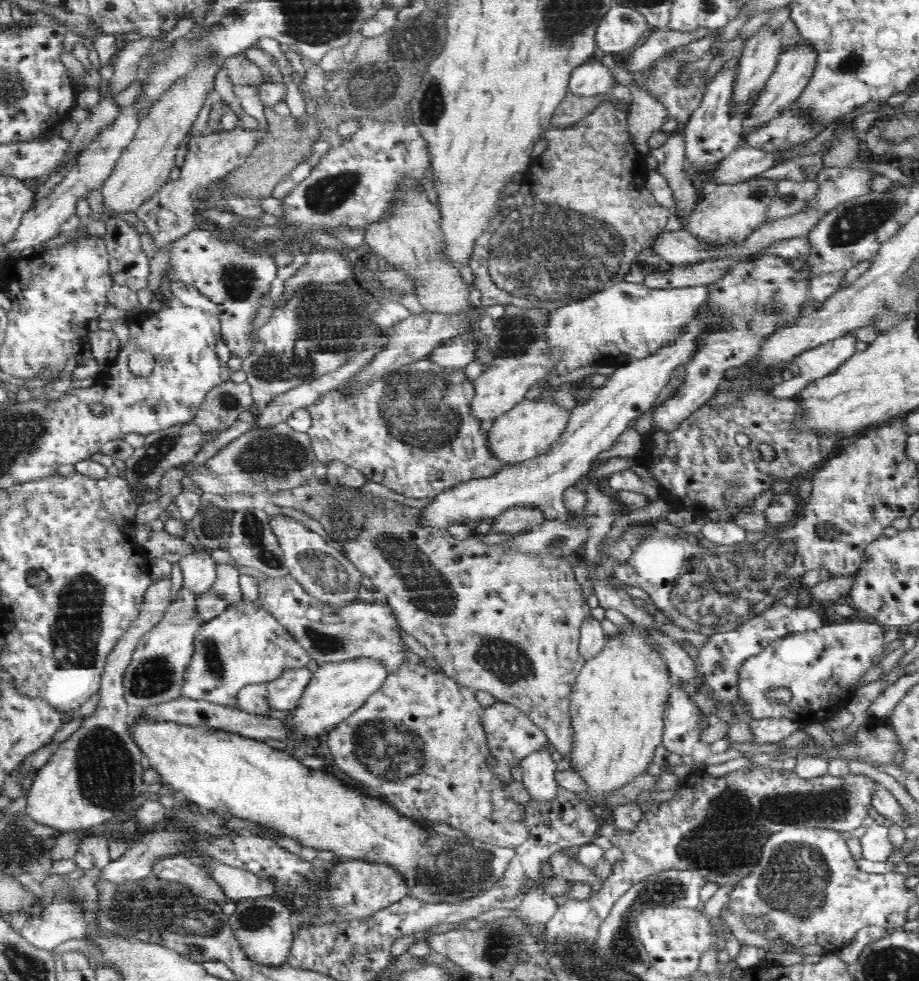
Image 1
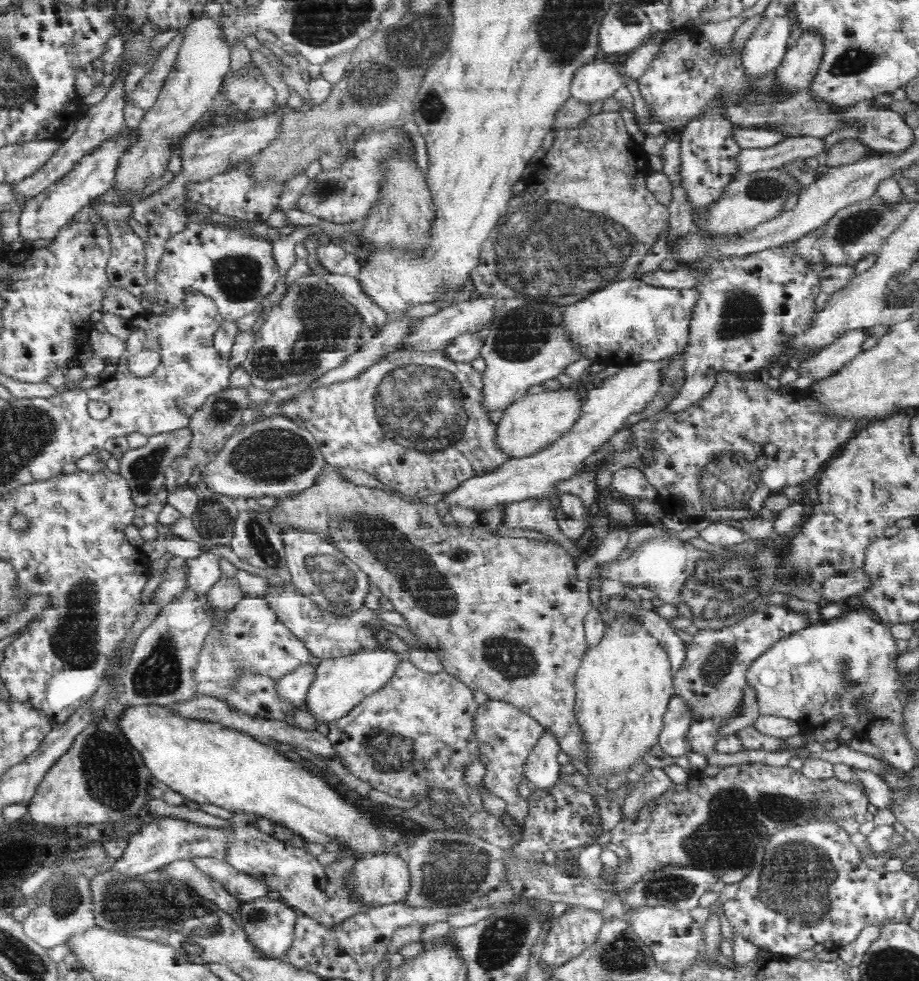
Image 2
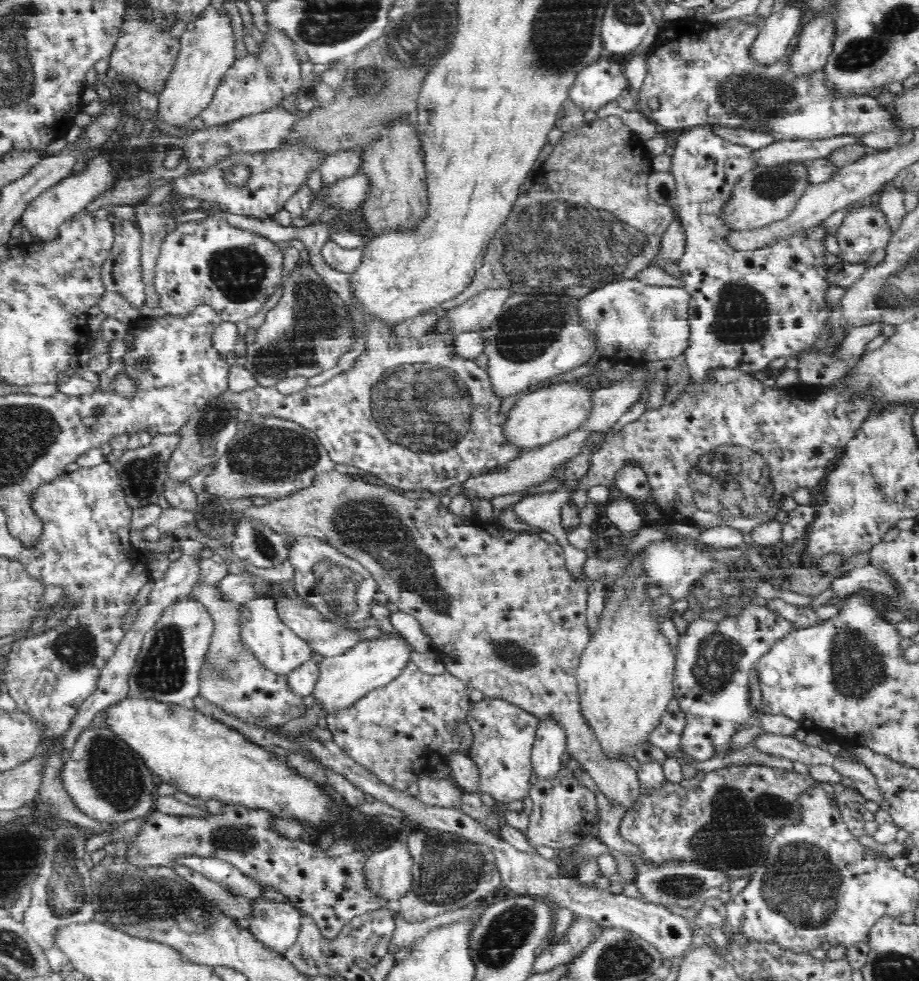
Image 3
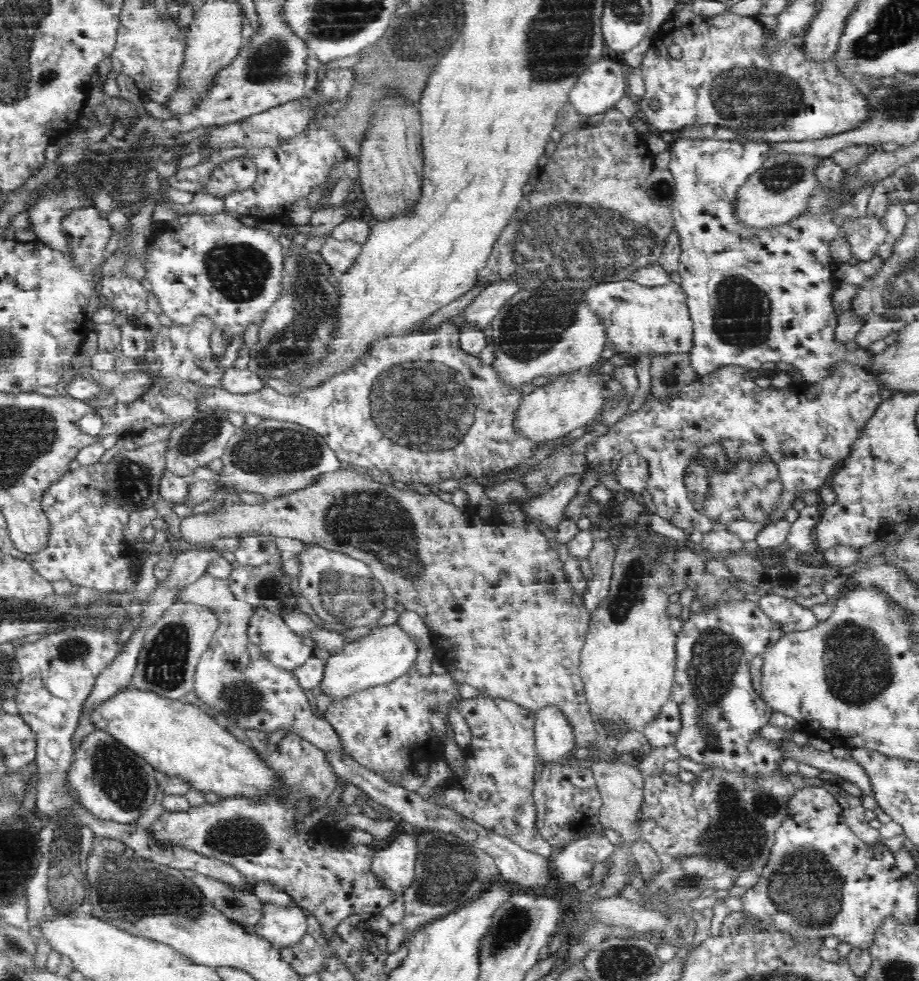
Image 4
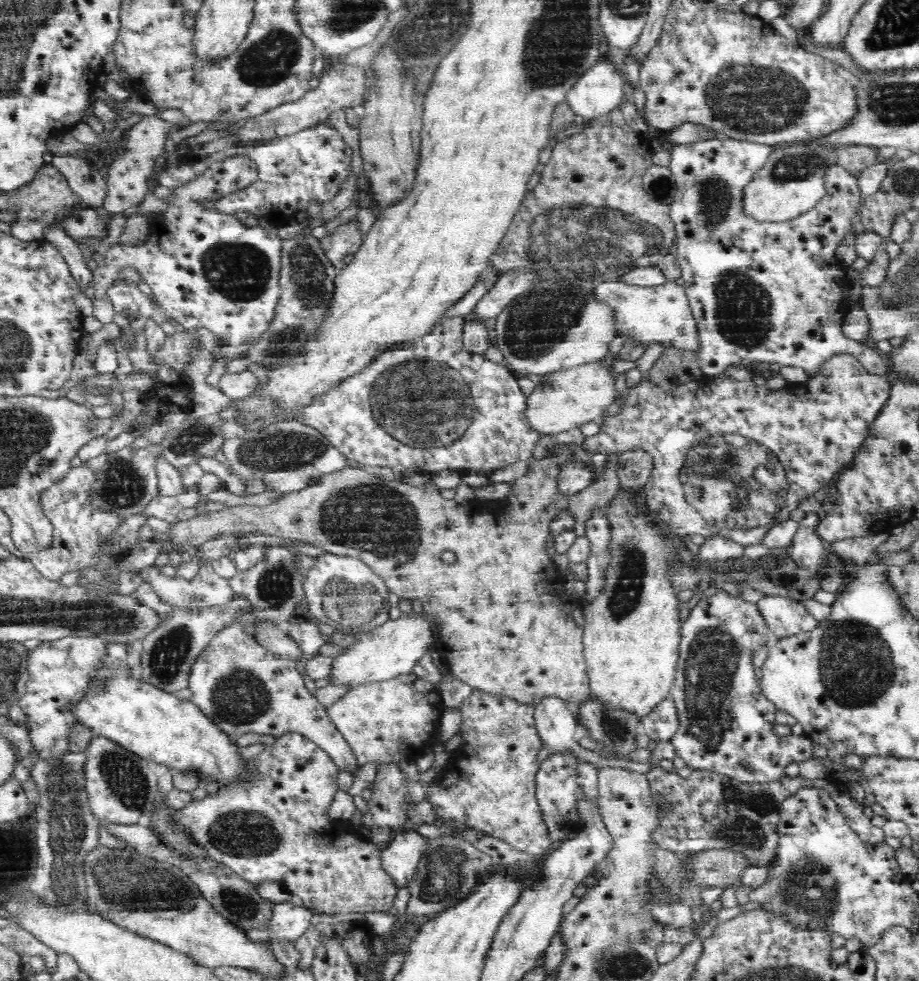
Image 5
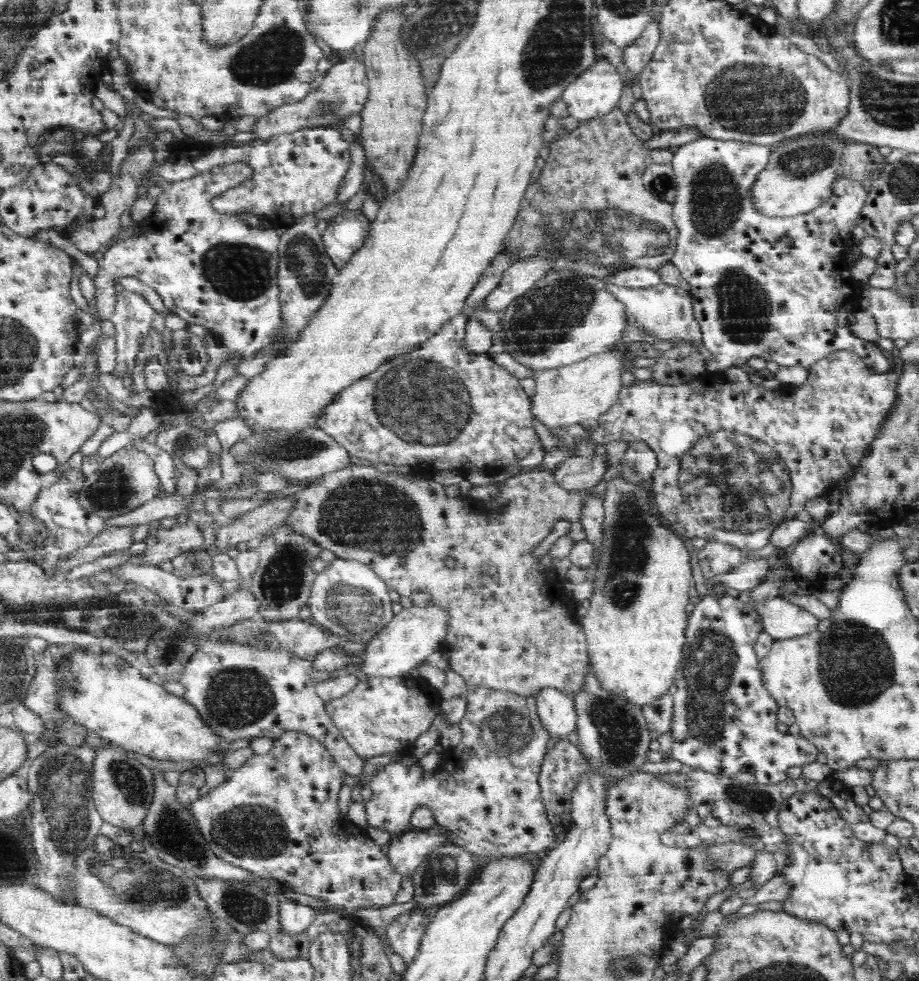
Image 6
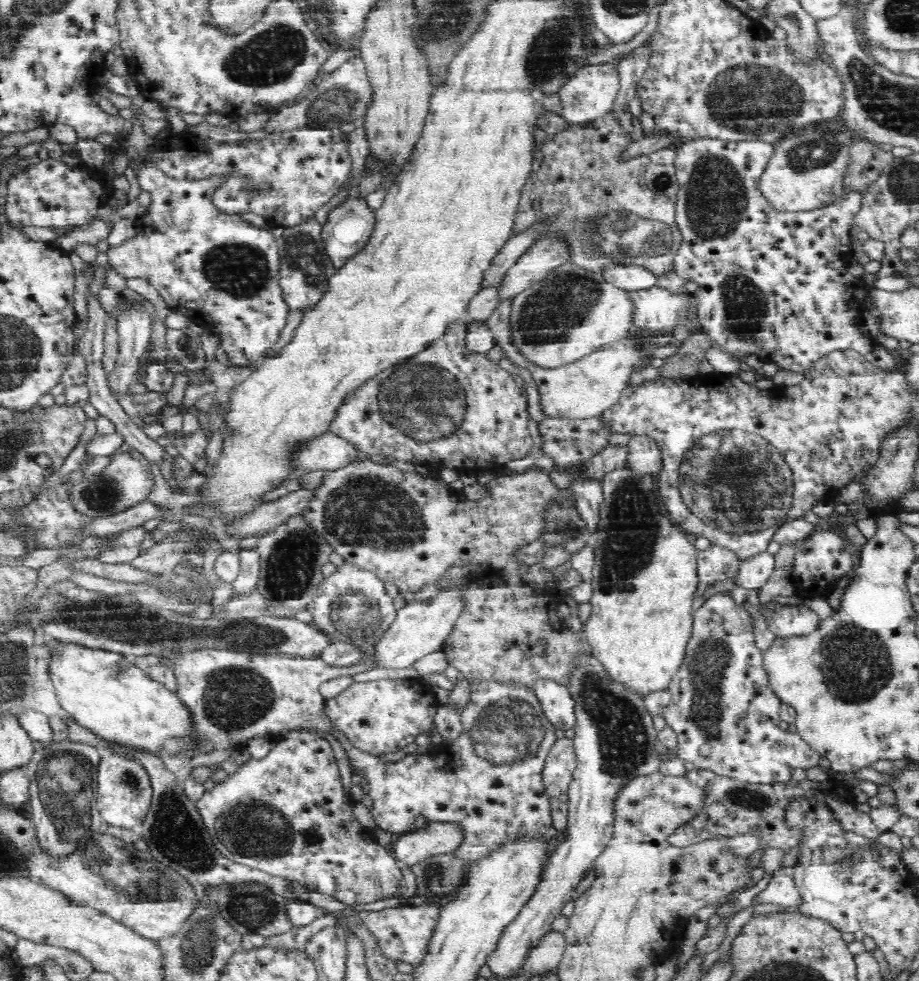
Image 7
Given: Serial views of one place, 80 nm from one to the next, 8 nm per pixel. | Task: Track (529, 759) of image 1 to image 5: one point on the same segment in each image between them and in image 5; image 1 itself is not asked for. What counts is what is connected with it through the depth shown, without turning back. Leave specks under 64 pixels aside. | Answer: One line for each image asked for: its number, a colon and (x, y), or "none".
2: (542, 768)
3: (550, 743)
4: (555, 739)
5: (557, 725)

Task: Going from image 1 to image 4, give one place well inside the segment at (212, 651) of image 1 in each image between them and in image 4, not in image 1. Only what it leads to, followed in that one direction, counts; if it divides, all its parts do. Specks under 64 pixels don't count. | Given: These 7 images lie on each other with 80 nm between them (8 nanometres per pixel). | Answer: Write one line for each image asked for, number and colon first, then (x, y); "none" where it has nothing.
2: (253, 637)
3: (278, 647)
4: (279, 643)

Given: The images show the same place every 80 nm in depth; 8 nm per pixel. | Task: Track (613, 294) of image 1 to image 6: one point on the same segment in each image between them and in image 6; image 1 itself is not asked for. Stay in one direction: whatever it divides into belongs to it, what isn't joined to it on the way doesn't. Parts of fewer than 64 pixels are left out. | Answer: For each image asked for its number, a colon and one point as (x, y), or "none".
2: (629, 322)
3: (635, 323)
4: (639, 319)
5: (662, 314)
6: (666, 312)

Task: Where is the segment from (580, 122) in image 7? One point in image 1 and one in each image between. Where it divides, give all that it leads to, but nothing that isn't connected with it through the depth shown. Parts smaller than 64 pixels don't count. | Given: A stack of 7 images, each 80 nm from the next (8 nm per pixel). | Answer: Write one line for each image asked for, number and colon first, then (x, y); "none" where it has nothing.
1: (594, 78)
2: (596, 82)
3: (600, 83)
4: (601, 85)
5: (599, 91)
6: (596, 92)

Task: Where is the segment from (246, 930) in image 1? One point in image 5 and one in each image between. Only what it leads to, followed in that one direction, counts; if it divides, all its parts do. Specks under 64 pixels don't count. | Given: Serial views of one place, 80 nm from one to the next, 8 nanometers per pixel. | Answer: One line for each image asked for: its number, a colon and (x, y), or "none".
2: (270, 923)
3: (276, 924)
4: (283, 926)
5: (291, 919)

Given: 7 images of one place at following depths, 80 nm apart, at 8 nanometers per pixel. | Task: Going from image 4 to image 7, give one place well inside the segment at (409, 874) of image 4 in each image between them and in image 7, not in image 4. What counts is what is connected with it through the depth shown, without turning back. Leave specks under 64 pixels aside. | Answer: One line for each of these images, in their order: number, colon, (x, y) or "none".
5: (401, 855)
6: (412, 847)
7: (432, 839)

